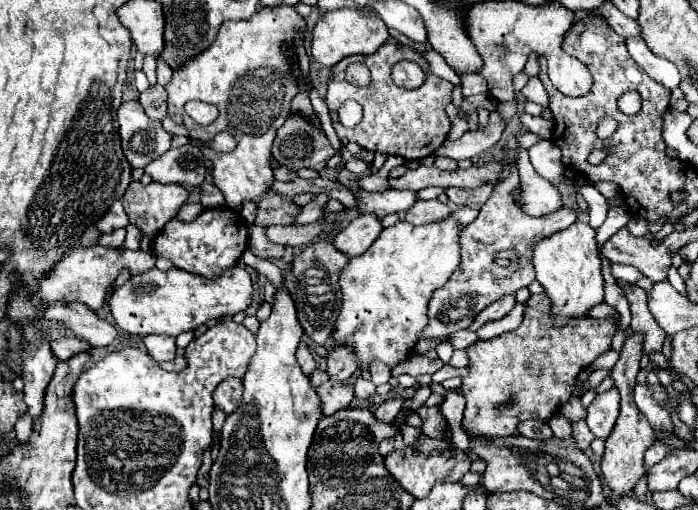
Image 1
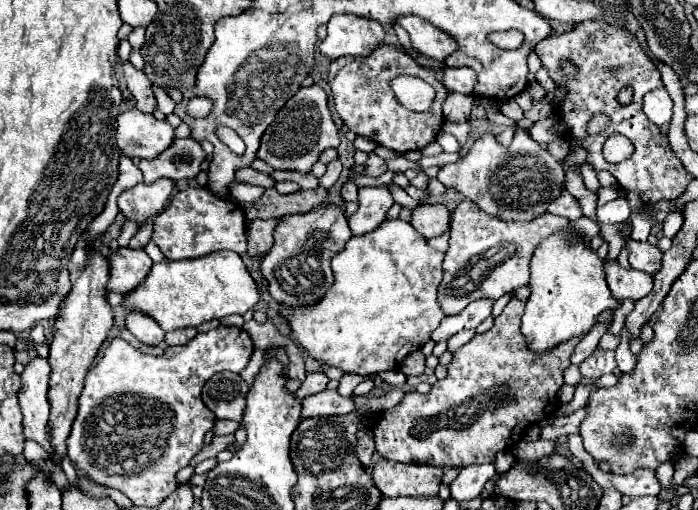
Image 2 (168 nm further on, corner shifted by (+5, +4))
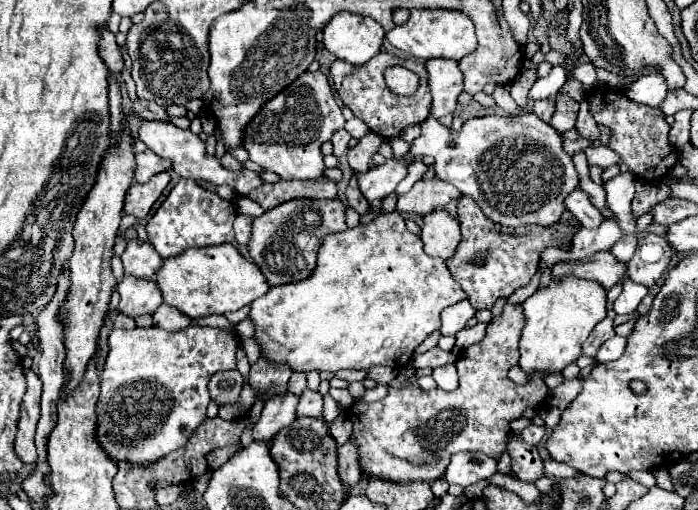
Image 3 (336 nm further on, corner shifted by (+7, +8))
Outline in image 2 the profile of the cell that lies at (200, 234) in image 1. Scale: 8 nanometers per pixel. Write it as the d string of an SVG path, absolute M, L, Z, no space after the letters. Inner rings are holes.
M188 188L178 192L168 208L154 218L152 240L168 260L202 258L220 250L244 254L248 248L244 210L232 200L214 196L208 188Z

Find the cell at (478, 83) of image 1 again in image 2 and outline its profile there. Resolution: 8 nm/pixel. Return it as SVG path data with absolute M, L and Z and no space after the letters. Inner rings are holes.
M444 68L442 82L448 92L472 94L476 86L476 72L472 72L472 68Z

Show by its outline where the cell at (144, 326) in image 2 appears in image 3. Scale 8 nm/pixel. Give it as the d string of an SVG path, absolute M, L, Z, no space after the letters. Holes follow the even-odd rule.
M124 274L116 290L120 294L120 312L130 318L140 314L154 314L154 310L162 304L162 292L152 278Z

